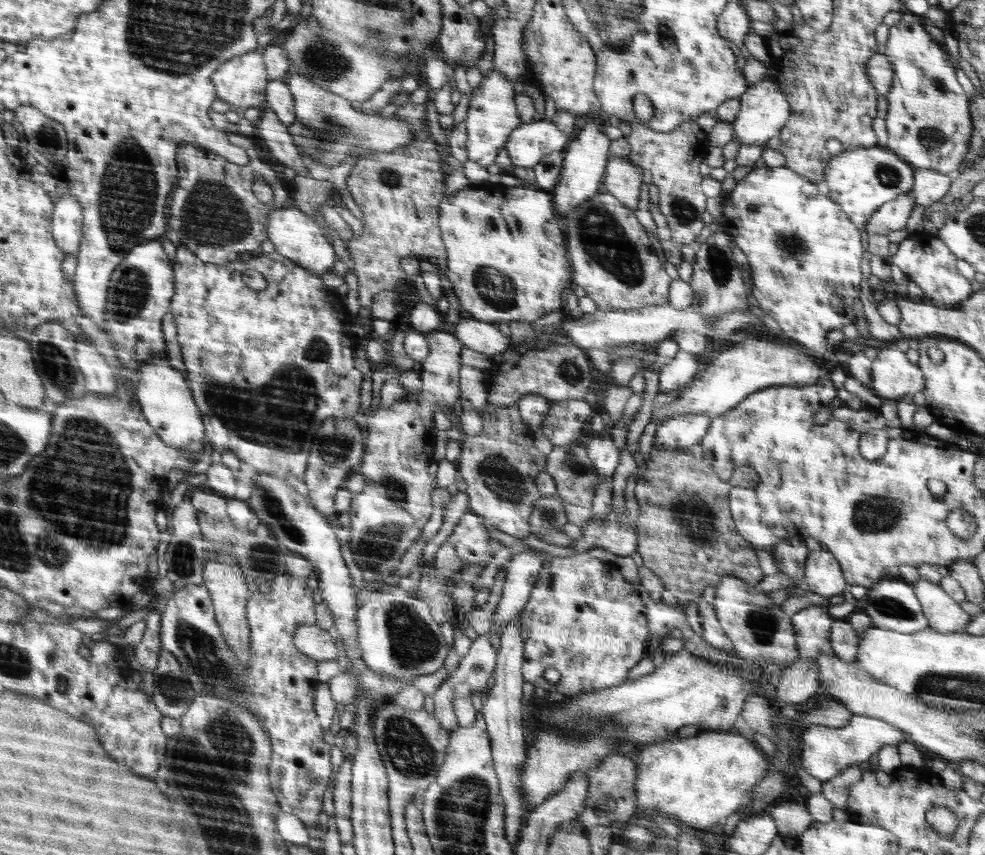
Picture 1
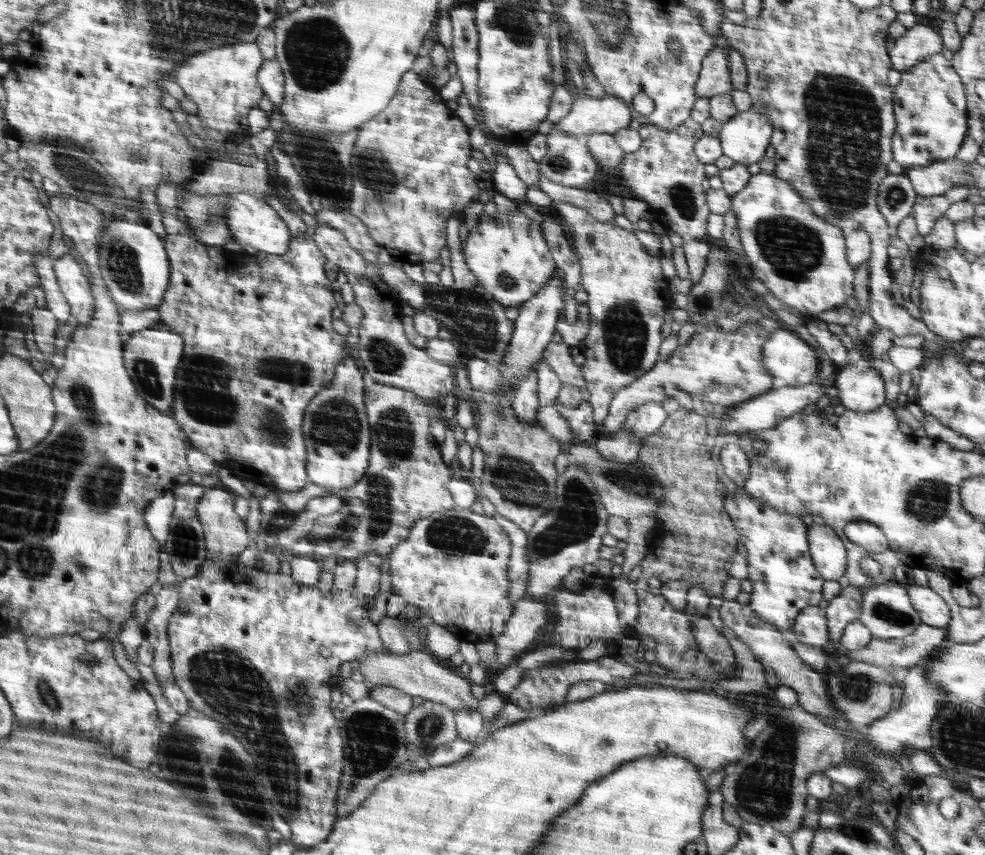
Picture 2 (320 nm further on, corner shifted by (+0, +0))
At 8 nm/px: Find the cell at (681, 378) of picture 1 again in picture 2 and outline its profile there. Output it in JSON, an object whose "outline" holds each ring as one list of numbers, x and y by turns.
{"outline":[[647,402,626,415,624,429,621,432,633,434,633,436,643,440,647,436,655,434,667,416,666,411,662,408,662,402]]}

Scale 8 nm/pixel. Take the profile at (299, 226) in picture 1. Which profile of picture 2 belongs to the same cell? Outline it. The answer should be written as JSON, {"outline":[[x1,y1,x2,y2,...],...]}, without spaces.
{"outline":[[237,192,230,194,229,204,229,213,225,218,228,218,229,230,232,230,236,248,270,254,284,254,290,250,292,236,286,224,268,204,264,204,263,200,258,200,248,193]]}

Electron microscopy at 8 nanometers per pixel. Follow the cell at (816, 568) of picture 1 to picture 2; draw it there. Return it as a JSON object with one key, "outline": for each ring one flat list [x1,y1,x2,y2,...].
{"outline":[[813,523,809,528,809,552,813,558,814,567,820,572,821,578,826,581,838,580,844,576,844,570,848,569,848,552,844,550,844,540,826,525]]}

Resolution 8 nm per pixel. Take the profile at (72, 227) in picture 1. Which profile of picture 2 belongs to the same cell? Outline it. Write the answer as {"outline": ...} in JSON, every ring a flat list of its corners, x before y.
{"outline":[[69,252,62,255,54,261,53,269,57,276,58,284,70,307,70,316,77,320,77,324,89,324,95,313,94,295,91,291,89,280,82,274,81,266,77,258,74,258]]}

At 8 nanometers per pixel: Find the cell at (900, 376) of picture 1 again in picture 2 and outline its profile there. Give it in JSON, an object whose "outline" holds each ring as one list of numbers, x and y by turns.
{"outline":[[866,357,840,367,834,385,847,411,870,412,884,404,884,381]]}

